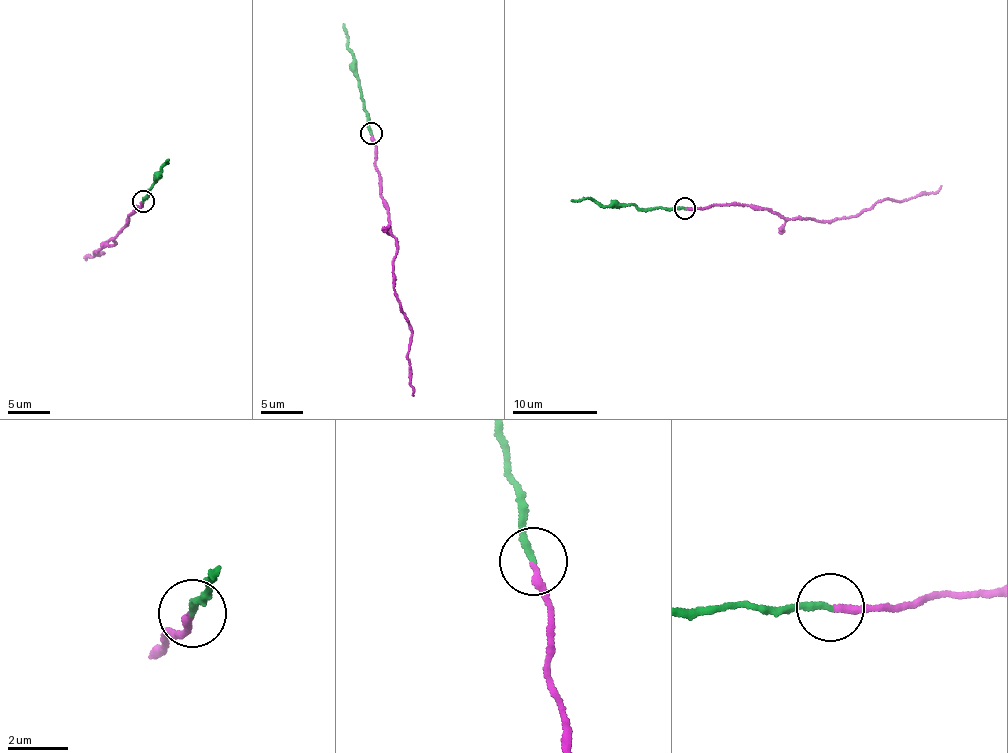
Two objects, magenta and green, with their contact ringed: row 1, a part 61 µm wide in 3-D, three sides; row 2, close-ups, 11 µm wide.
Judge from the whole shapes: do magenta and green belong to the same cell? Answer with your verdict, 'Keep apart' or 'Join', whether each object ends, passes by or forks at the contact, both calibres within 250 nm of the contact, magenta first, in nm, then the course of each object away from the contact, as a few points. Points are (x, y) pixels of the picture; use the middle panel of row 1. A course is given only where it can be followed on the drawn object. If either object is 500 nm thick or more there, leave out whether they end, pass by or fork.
Join. At the ring magenta ends. At the ring green ends. Thickness 220 nm (magenta) against 240 nm. Course of magenta: (371, 133), (380, 194), (390, 234), (396, 241), (393, 279), (411, 334), (409, 356), (412, 396). Course of green: (371, 133), (359, 89), (357, 63), (344, 23)

